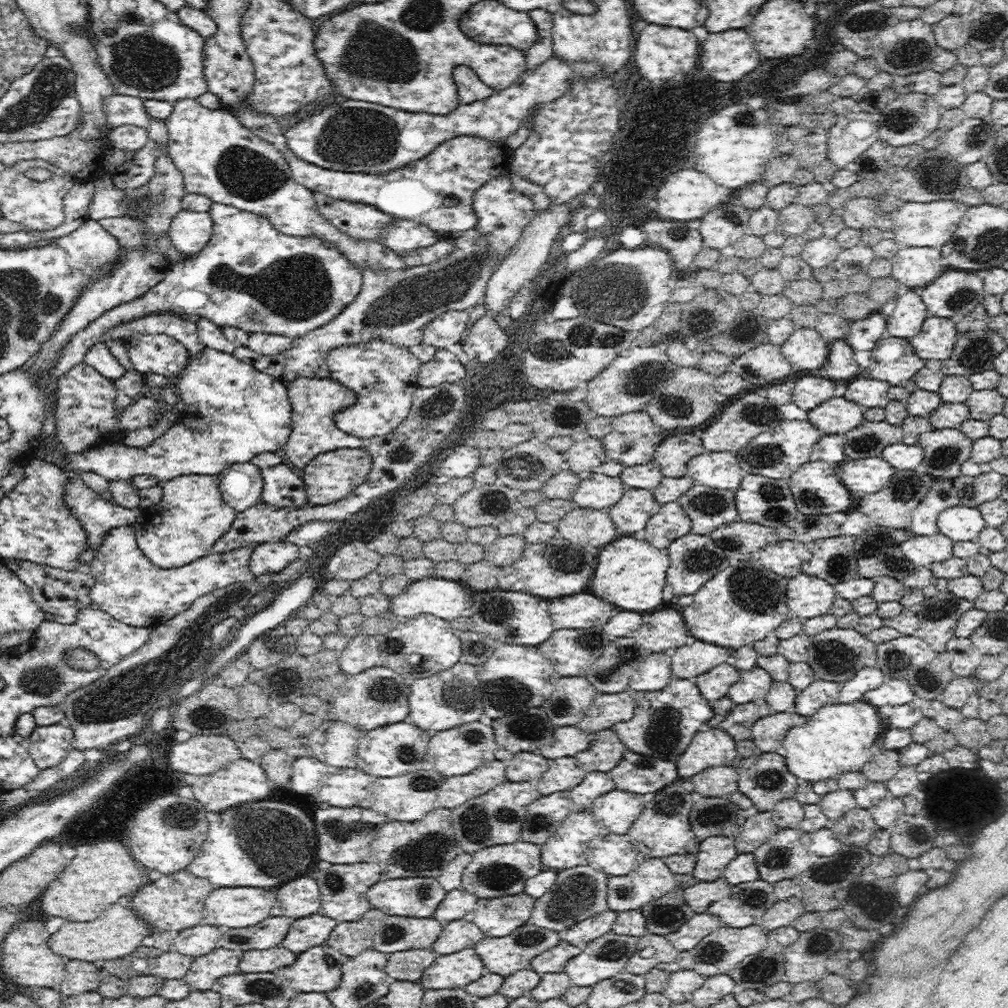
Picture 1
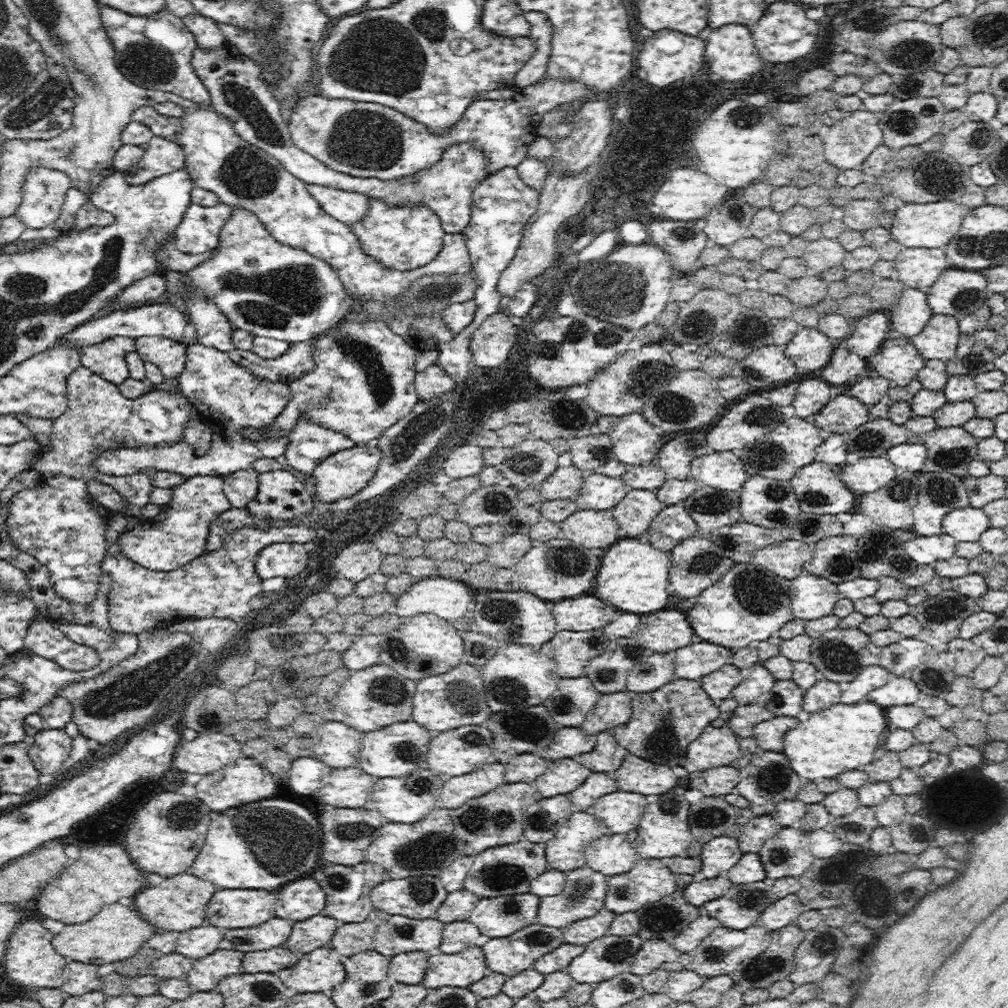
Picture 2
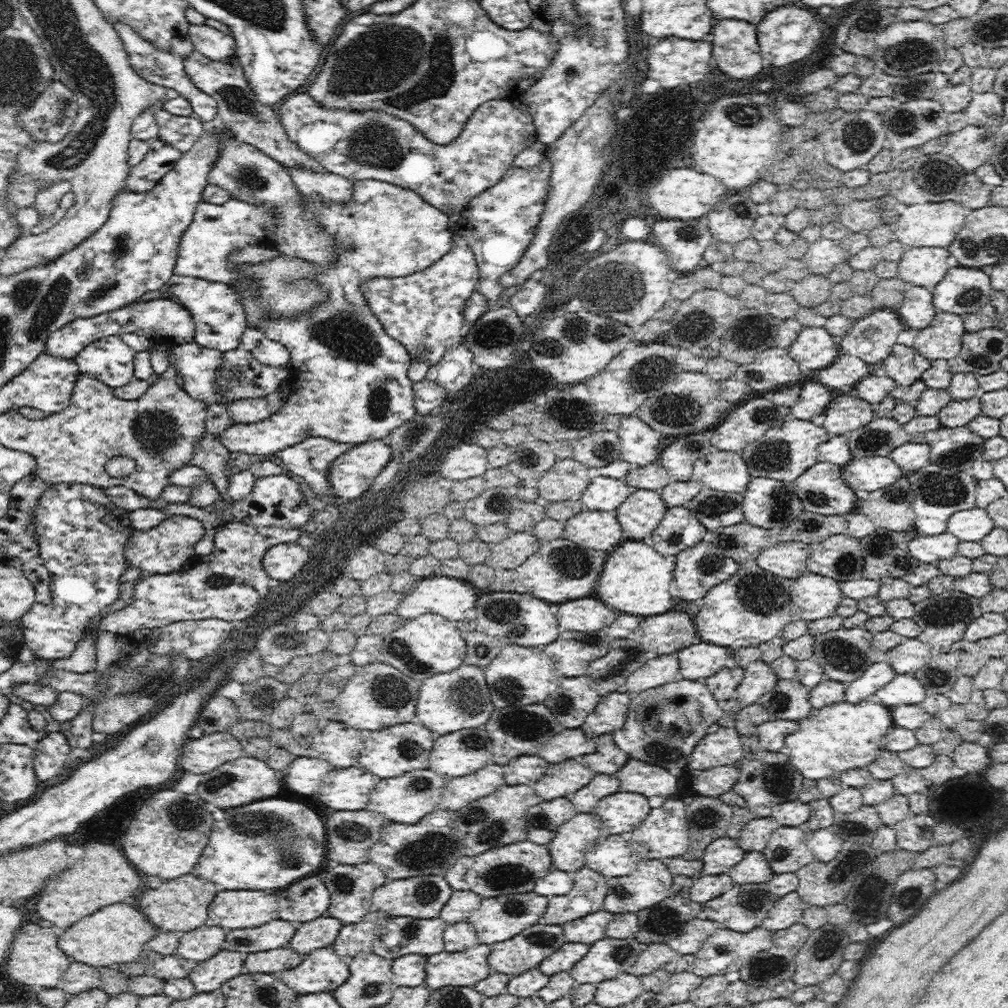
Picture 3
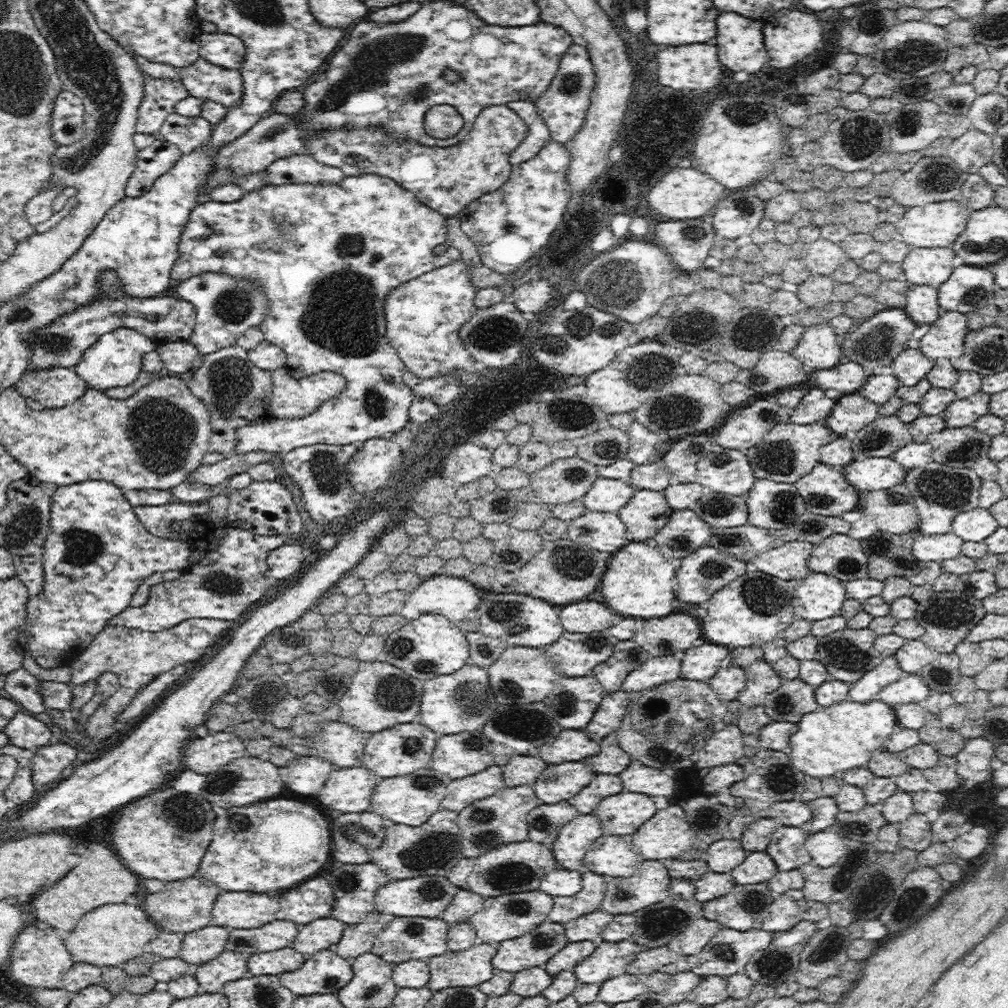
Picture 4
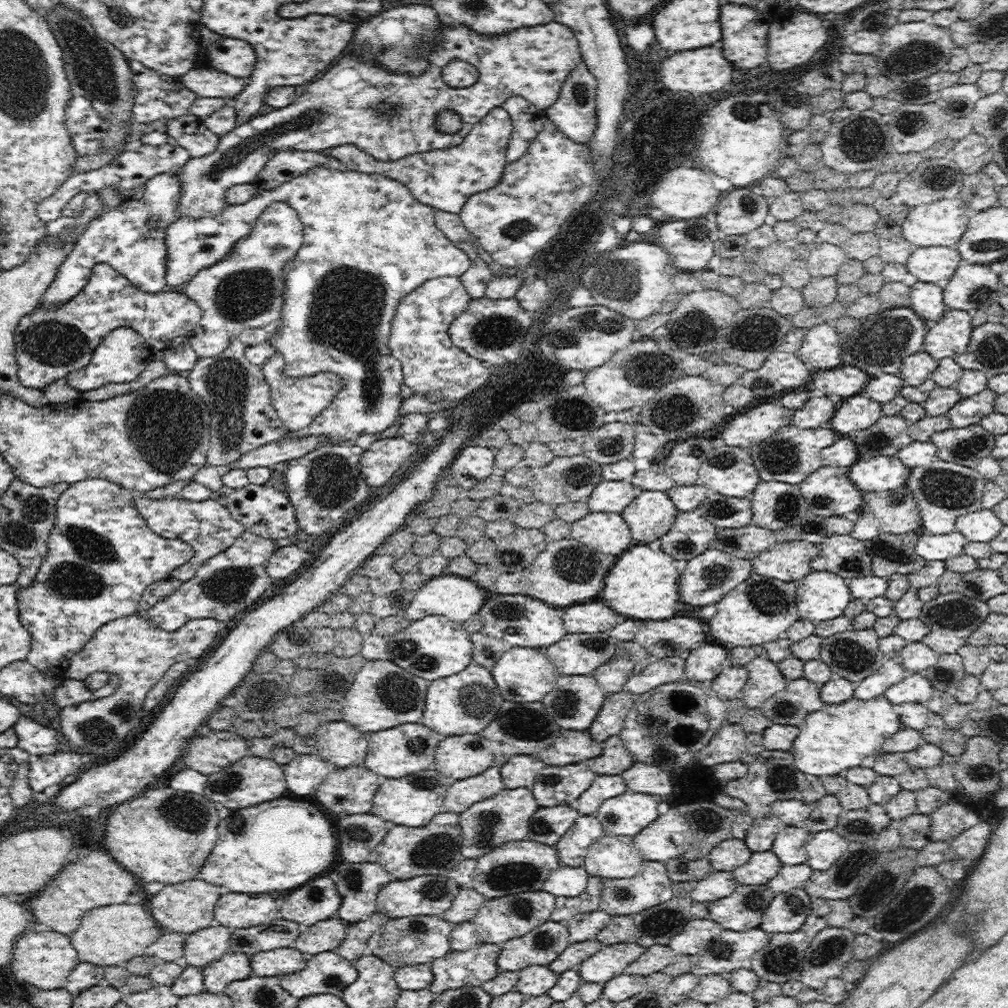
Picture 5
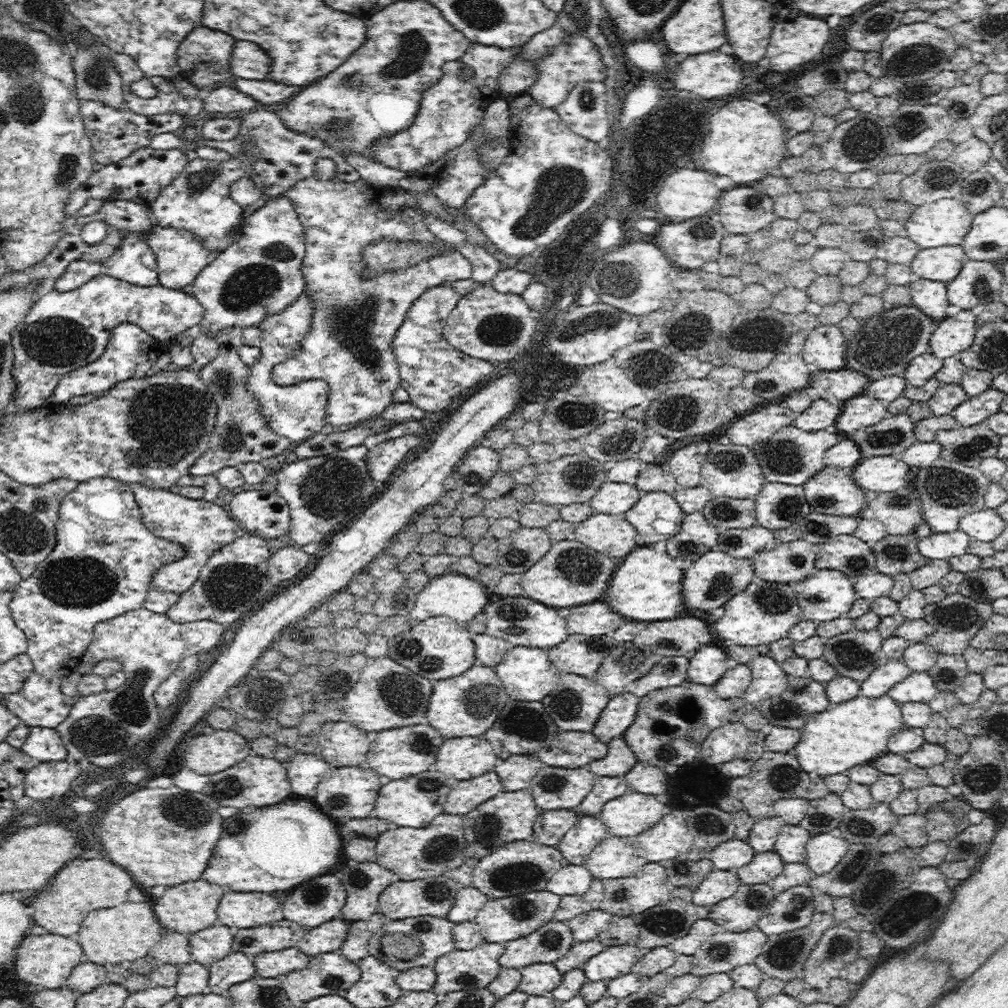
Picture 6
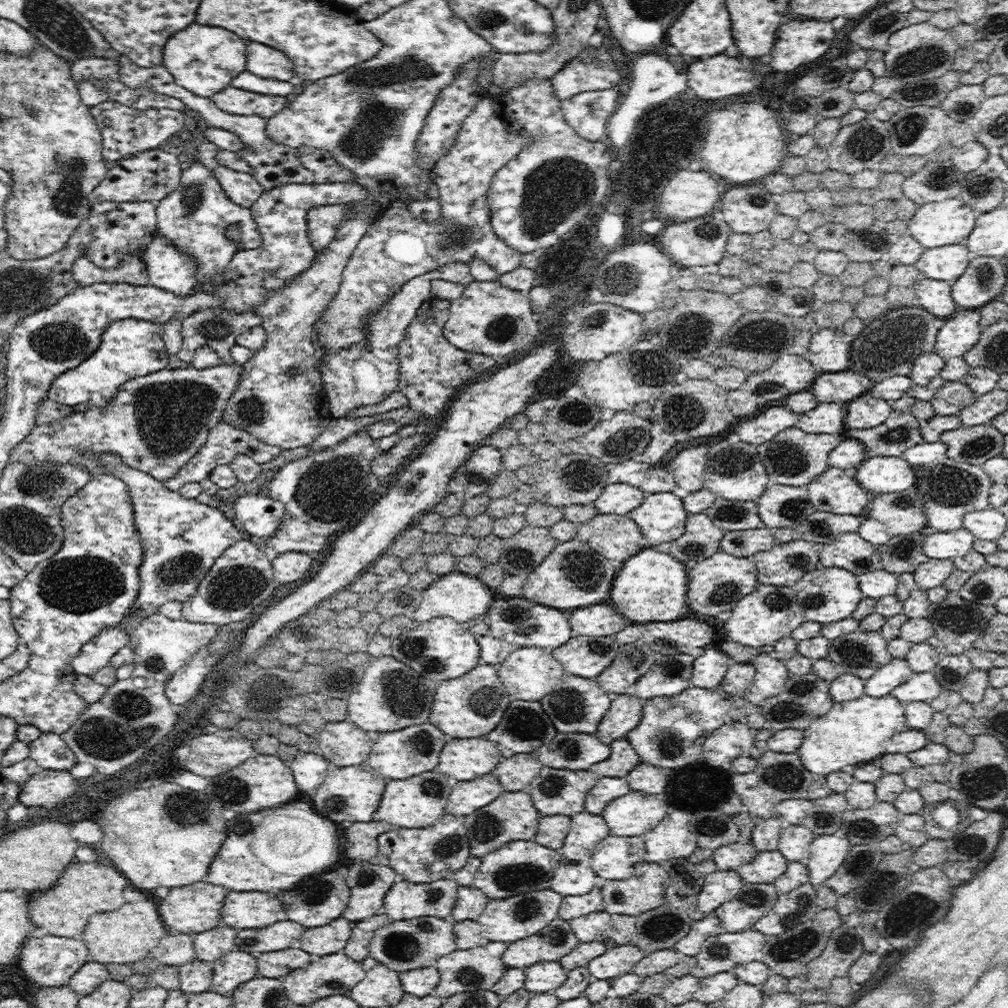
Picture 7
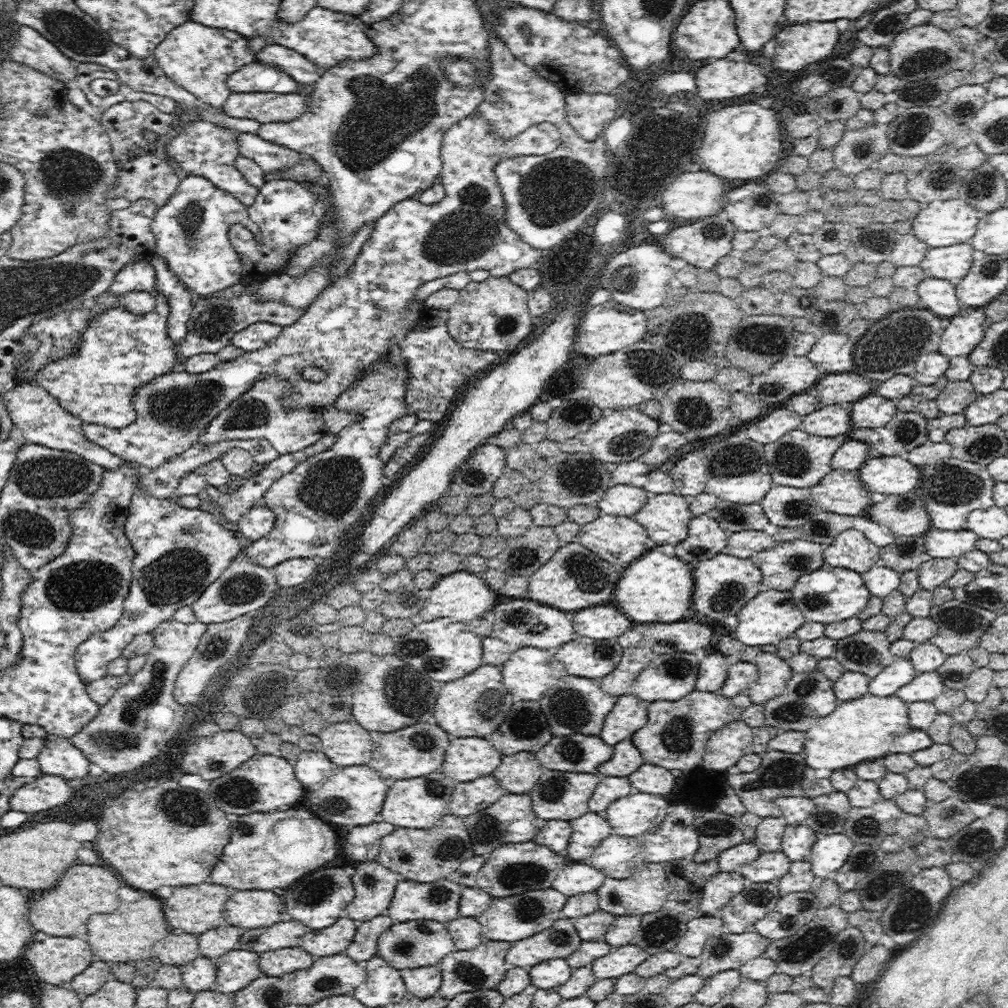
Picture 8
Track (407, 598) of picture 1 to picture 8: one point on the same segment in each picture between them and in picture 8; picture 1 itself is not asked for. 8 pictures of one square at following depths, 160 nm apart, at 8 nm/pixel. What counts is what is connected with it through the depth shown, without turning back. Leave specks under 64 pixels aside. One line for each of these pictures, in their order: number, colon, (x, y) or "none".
2: (449, 599)
3: (449, 597)
4: (452, 597)
5: (458, 598)
6: (460, 597)
7: (462, 597)
8: (463, 596)

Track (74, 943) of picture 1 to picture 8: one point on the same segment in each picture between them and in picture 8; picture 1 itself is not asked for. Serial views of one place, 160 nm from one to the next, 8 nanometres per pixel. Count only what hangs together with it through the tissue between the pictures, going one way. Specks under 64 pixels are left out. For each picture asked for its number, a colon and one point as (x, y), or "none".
2: (115, 933)
3: (115, 934)
4: (110, 935)
5: (111, 935)
6: (110, 935)
7: (125, 936)
8: (129, 933)

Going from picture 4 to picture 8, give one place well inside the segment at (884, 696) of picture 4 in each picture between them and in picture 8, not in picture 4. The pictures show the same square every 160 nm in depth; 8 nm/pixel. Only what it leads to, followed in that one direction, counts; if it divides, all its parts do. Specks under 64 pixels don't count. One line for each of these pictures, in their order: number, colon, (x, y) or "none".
5: (914, 687)
6: (919, 686)
7: (924, 686)
8: (928, 686)

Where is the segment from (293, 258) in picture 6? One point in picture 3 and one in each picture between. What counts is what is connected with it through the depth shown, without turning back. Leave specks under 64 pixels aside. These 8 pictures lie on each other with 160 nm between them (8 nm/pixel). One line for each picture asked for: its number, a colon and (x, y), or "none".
3: (217, 310)
4: (226, 307)
5: (245, 290)

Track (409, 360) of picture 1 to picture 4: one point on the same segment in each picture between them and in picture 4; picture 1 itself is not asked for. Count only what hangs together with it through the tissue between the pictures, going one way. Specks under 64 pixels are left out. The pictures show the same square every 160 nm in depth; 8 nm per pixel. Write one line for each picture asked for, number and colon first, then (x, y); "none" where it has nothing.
2: (362, 383)
3: (348, 381)
4: (326, 254)

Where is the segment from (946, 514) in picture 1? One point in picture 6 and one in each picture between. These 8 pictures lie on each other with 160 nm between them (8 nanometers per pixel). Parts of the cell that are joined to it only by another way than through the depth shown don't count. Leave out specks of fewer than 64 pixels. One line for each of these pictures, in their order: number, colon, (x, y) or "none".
2: (966, 524)
3: (968, 525)
4: (975, 525)
5: (983, 525)
6: (985, 525)

